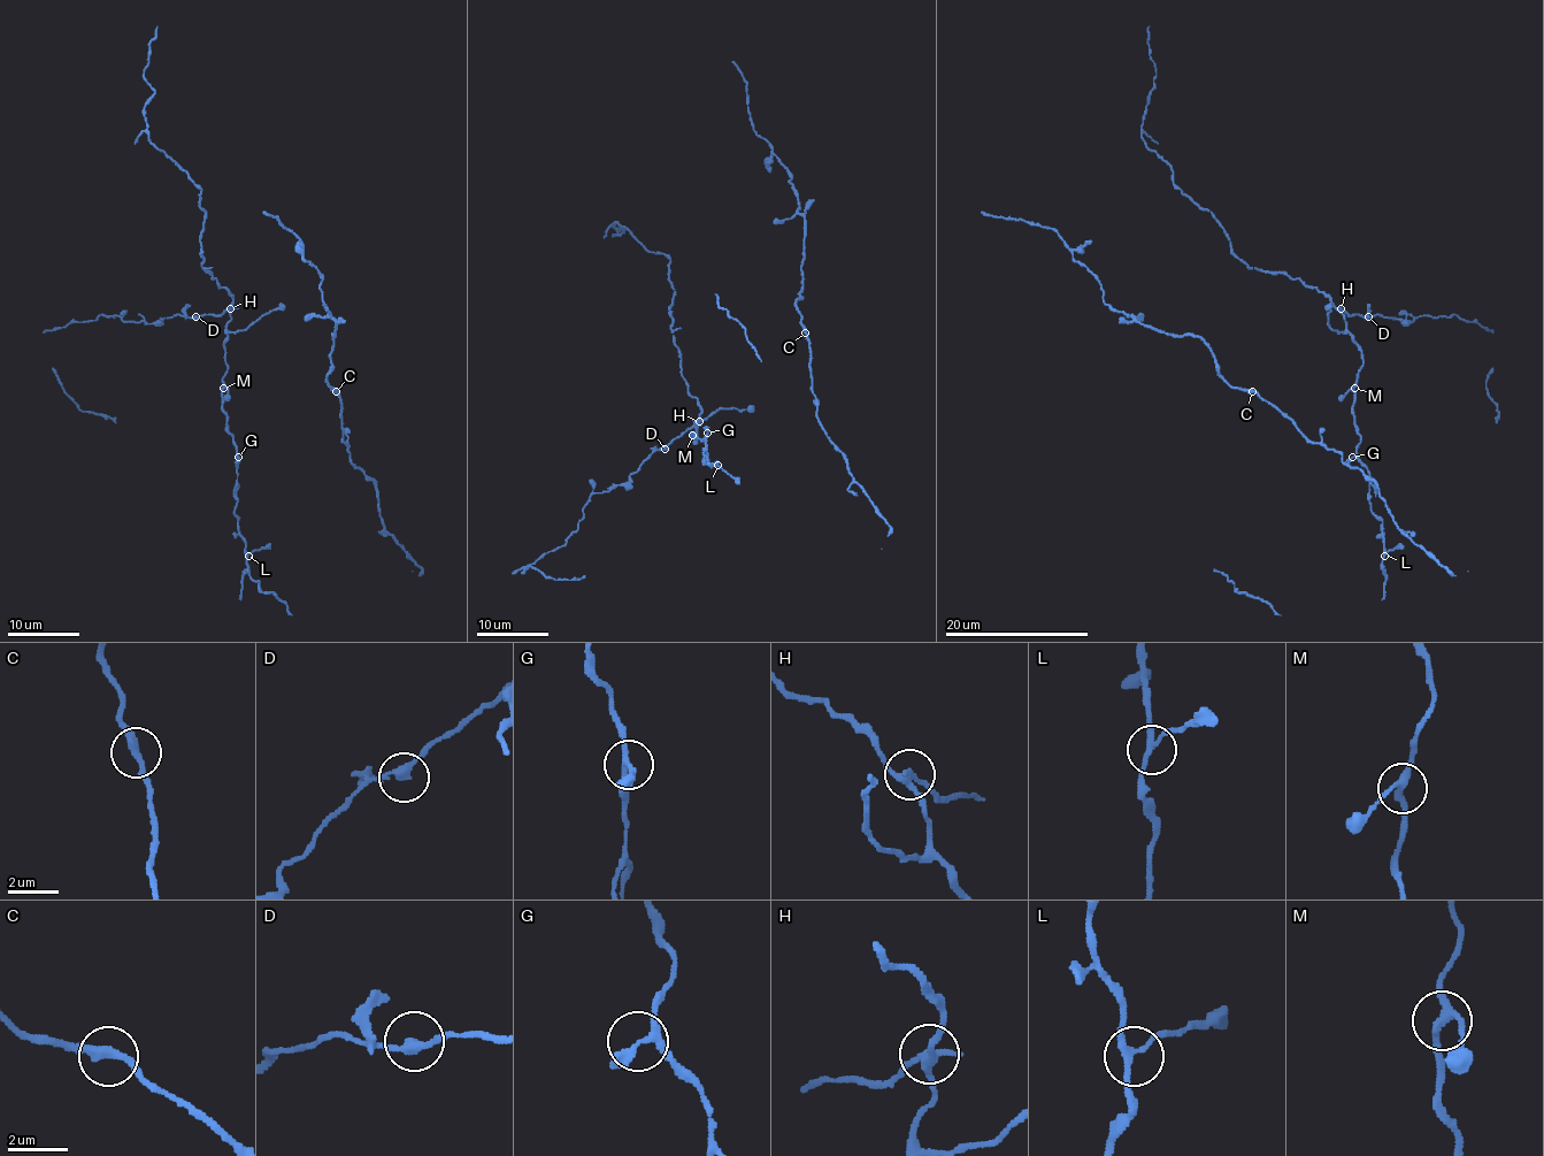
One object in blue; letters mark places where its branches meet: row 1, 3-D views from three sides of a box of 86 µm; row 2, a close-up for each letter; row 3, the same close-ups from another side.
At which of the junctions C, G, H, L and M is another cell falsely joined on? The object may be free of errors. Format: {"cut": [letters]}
{"cut": ["H"]}

